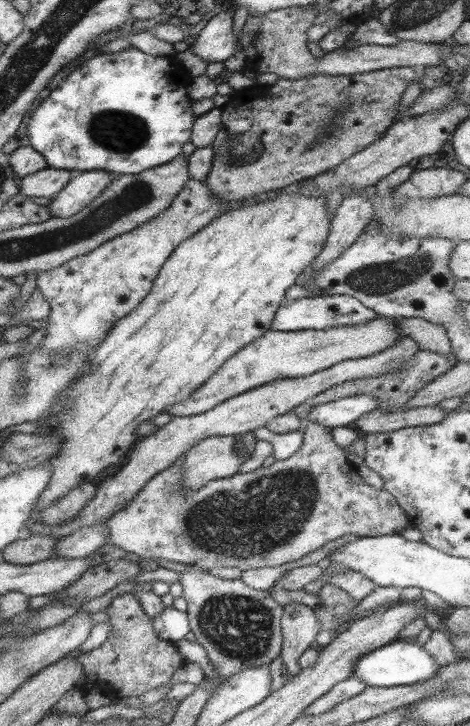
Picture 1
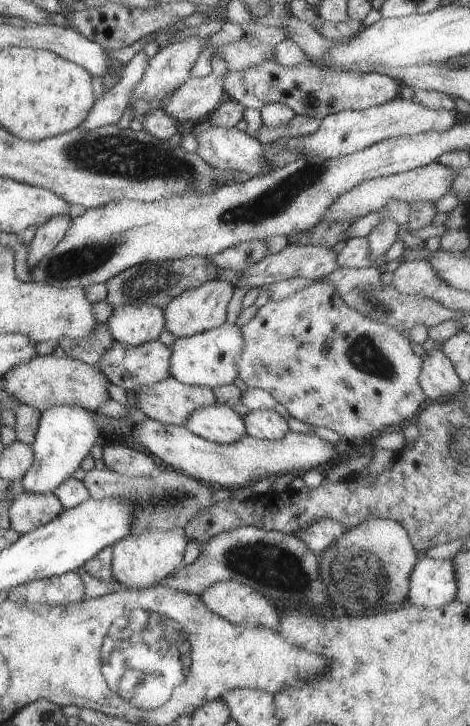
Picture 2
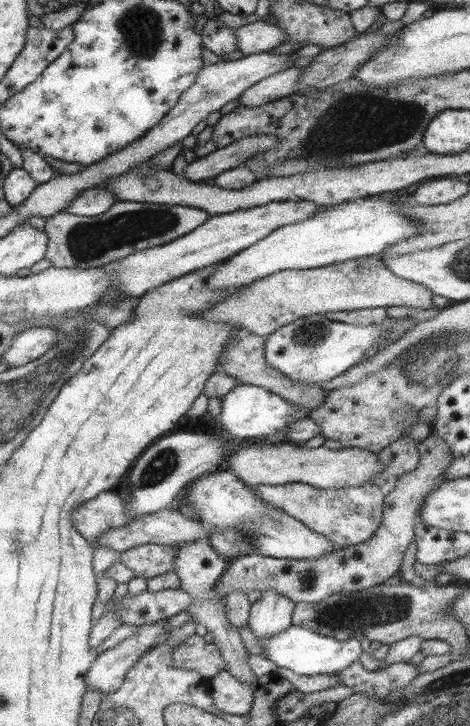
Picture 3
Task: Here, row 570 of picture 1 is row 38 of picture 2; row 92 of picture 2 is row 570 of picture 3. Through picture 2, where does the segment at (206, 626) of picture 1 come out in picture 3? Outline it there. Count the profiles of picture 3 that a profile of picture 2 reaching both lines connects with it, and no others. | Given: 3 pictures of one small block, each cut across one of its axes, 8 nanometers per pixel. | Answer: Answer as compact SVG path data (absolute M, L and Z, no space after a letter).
M183 542L174 546L142 544L121 552L119 562L129 567L135 576L145 579L154 578L159 574L173 571L173 560L177 548L186 546L188 543L192 542Z

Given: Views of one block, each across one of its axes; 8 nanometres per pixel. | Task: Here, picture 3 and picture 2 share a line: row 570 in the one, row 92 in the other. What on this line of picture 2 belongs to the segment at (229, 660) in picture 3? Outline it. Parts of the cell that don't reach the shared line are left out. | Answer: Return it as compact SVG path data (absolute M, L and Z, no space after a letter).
M215 64L210 75L190 77L174 92L166 108L166 114L179 123L198 122L208 116L221 102L224 96L223 78L226 68Z

